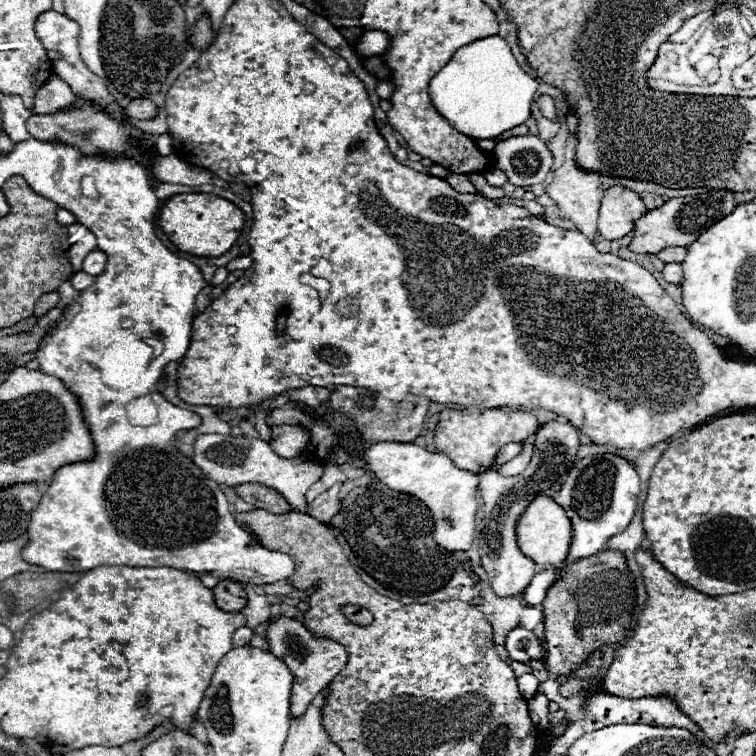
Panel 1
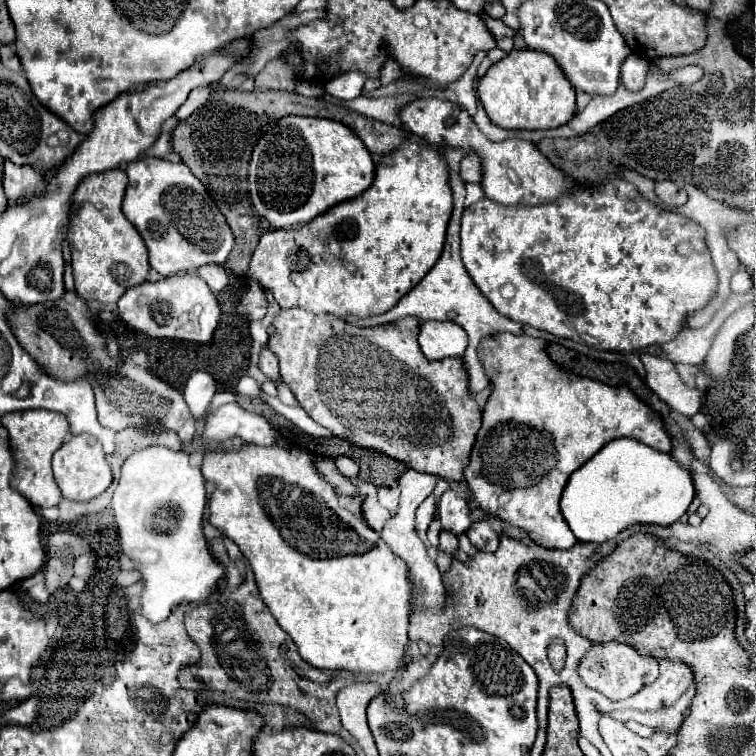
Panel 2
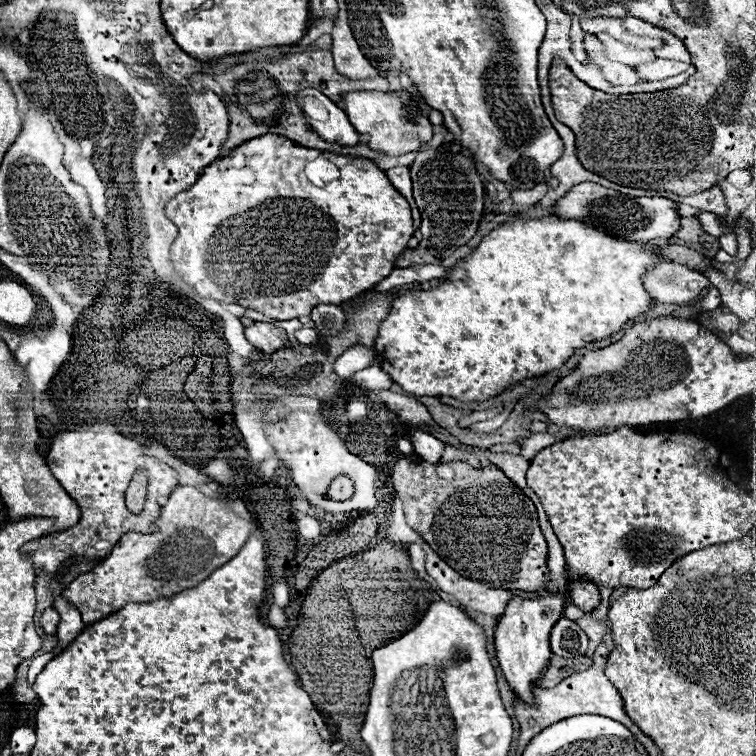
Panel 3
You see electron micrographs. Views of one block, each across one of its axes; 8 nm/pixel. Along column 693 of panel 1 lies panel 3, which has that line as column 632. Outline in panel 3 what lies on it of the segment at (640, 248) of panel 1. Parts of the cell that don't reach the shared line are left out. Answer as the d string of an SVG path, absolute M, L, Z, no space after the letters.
M582 182L574 186L566 196L562 196L554 204L552 216L562 220L580 220L608 236L626 242L662 242L672 238L680 228L680 214L676 212L676 202L662 196L636 198L594 182Z

